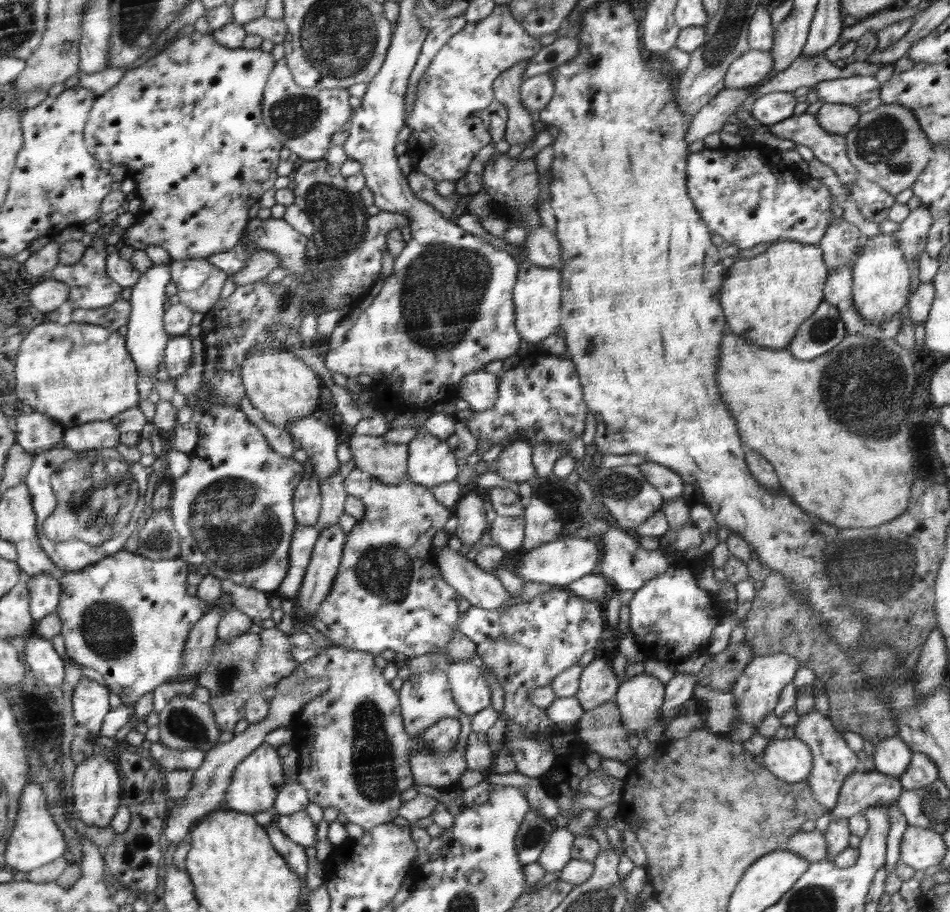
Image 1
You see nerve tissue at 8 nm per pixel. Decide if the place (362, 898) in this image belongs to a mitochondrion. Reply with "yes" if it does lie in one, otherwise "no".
no

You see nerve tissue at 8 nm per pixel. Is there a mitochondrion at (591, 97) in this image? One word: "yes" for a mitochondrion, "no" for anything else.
no

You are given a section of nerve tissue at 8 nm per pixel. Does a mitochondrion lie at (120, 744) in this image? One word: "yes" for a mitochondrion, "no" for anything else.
no

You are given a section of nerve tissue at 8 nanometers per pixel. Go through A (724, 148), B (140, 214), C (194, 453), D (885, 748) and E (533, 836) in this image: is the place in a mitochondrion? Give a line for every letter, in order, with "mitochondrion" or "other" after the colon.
A: other
B: other
C: other
D: other
E: mitochondrion

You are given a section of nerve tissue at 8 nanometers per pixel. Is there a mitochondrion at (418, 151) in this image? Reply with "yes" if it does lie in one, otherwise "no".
no

